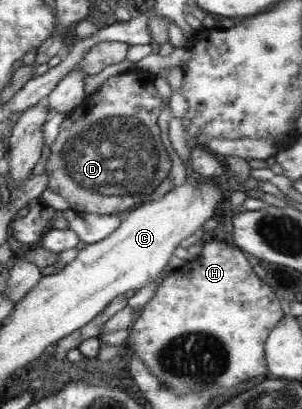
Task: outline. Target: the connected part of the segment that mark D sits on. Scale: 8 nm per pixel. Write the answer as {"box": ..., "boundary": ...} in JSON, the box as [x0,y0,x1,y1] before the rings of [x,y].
{"box":[44,72,170,215],"boundary":[[[122,72],[120,74],[108,77],[98,89],[85,97],[79,106],[74,107],[71,111],[66,113],[65,118],[59,125],[59,131],[54,143],[50,146],[50,155],[45,164],[44,172],[48,174],[46,189],[59,194],[68,202],[69,208],[76,212],[94,213],[100,215],[115,215],[118,212],[128,210],[130,206],[134,206],[136,202],[146,200],[147,196],[152,193],[155,188],[168,176],[170,172],[170,159],[159,140],[159,130],[156,125],[156,118],[161,111],[160,95],[156,89],[152,88],[152,84],[137,79],[135,72]]]}

